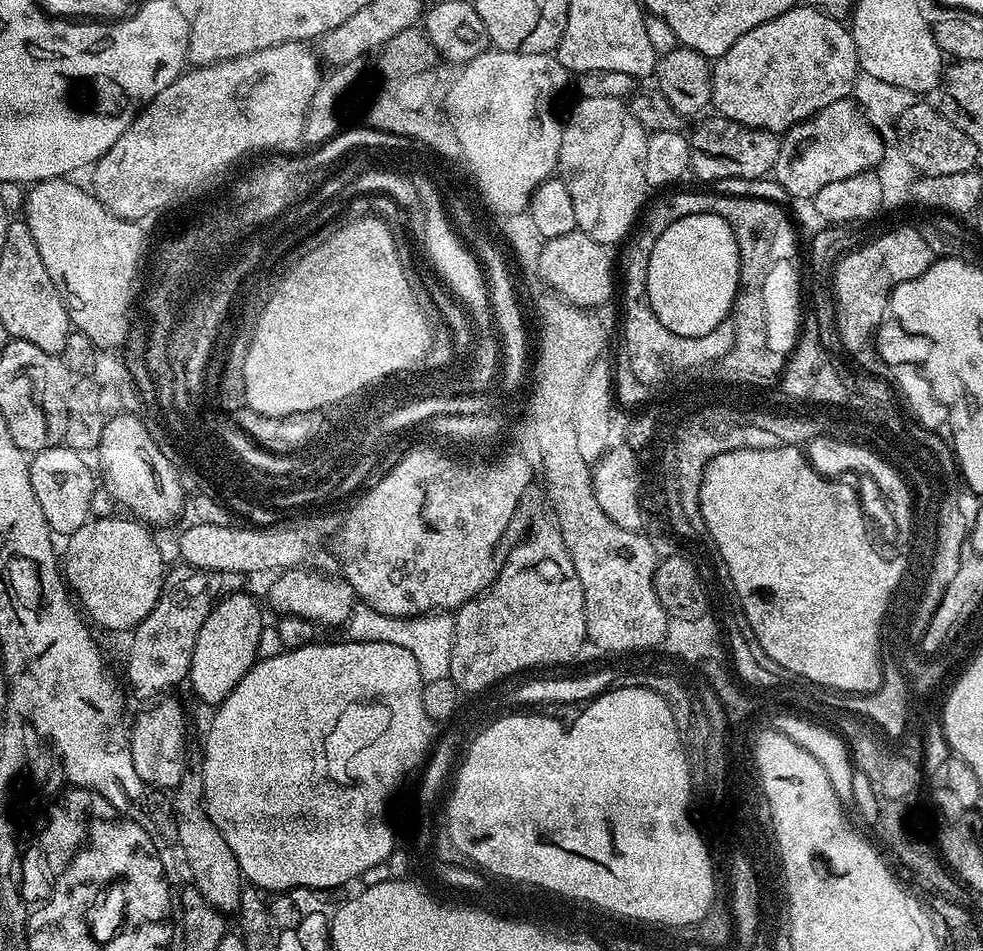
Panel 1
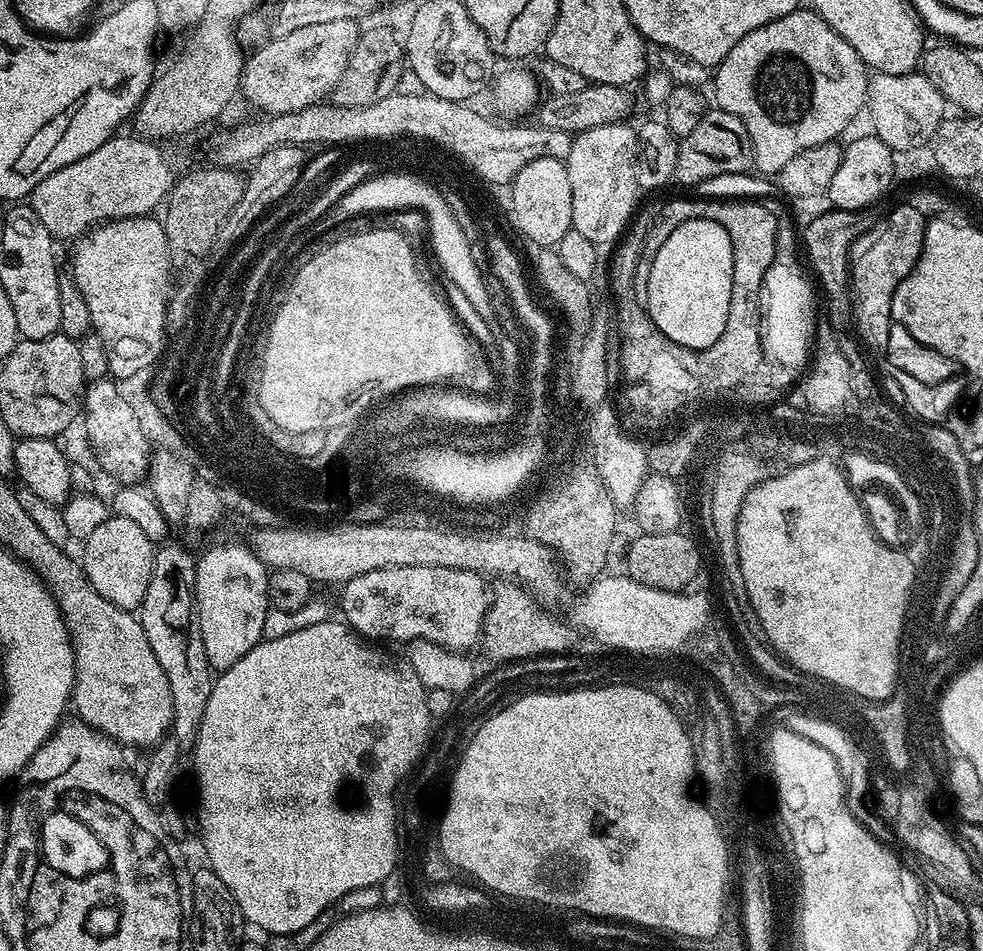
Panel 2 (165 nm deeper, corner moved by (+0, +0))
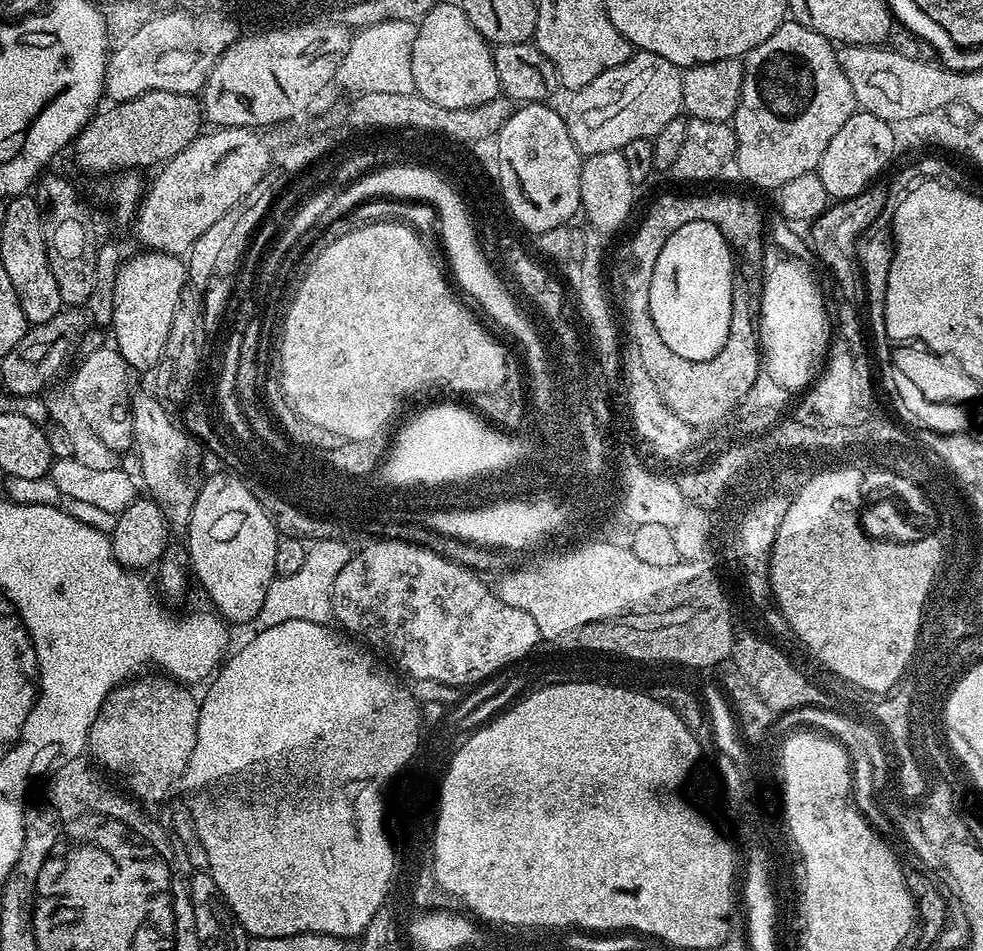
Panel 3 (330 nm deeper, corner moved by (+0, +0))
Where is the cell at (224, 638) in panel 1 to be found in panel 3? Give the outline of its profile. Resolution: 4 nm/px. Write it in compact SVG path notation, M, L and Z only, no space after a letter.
M221 471L199 488L189 516L186 549L191 571L212 599L211 607L235 626L255 621L267 588L276 576L274 550L278 533L268 512L240 477Z

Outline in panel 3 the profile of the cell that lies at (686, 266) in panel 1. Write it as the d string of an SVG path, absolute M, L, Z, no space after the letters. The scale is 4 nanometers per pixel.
M706 221L686 222L686 226L678 226L678 230L670 234L666 246L662 246L662 254L658 254L654 270L656 280L650 282L650 314L654 318L654 326L658 326L658 334L662 334L662 342L666 342L674 354L694 362L718 356L730 330L734 283L734 251L721 230Z

